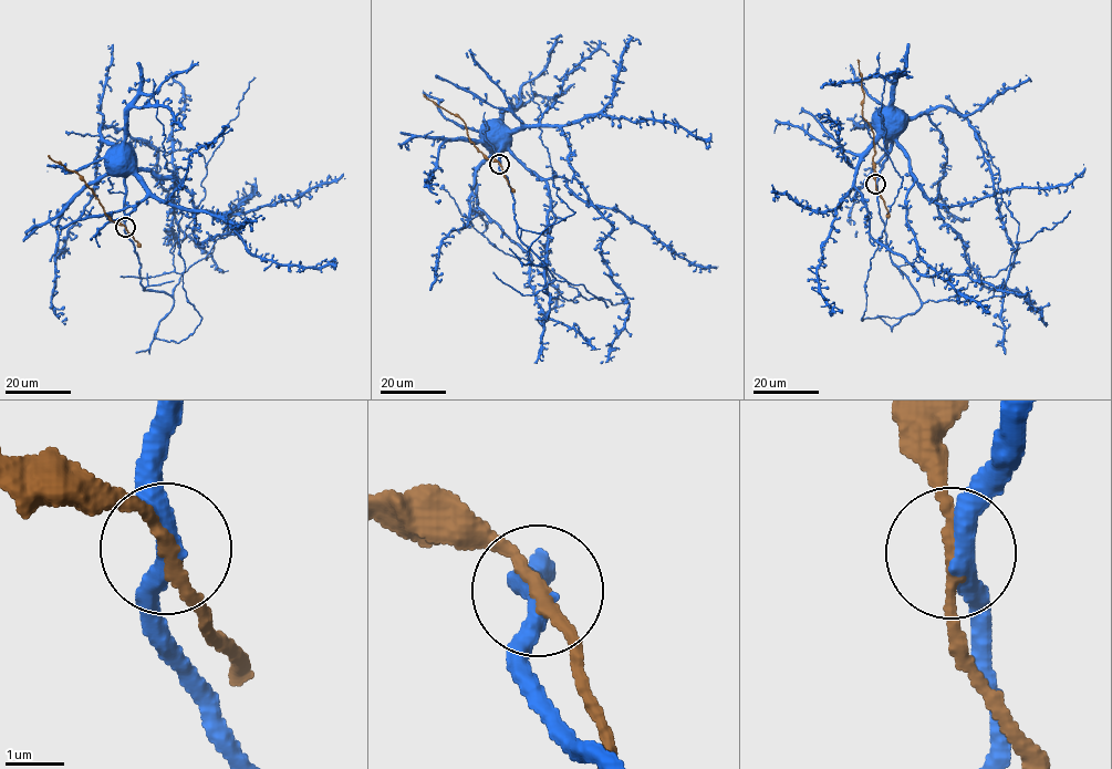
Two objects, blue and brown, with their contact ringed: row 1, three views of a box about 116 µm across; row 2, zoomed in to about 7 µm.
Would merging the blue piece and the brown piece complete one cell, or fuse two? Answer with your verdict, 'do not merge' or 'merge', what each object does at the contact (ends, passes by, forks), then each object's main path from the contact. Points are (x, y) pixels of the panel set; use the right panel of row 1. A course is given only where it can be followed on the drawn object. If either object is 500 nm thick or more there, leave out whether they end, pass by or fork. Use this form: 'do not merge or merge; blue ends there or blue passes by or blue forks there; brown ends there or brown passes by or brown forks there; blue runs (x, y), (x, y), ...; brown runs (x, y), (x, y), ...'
do not merge; blue passes by; brown passes by; blue runs (875, 184), (891, 145), (881, 121), (883, 111); brown runs (875, 184), (873, 132), (862, 115), (864, 92), (858, 59)

